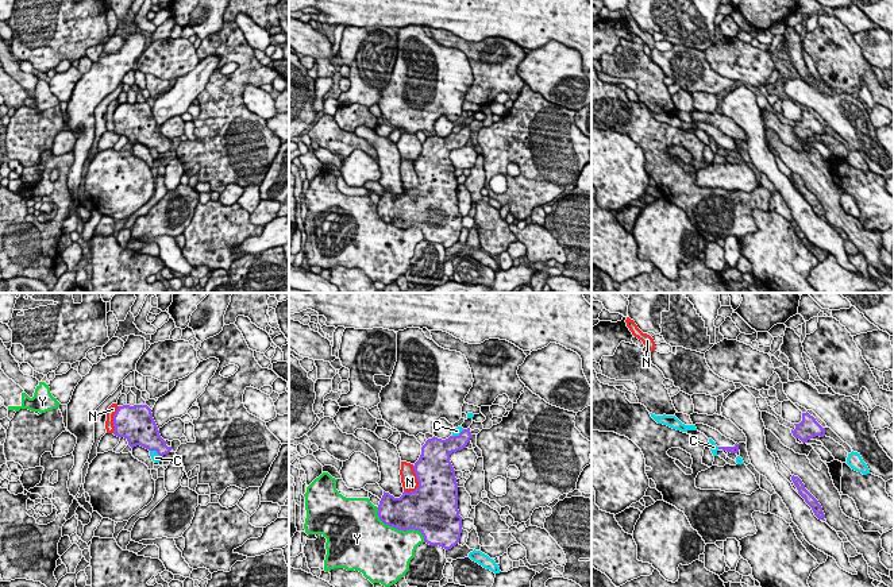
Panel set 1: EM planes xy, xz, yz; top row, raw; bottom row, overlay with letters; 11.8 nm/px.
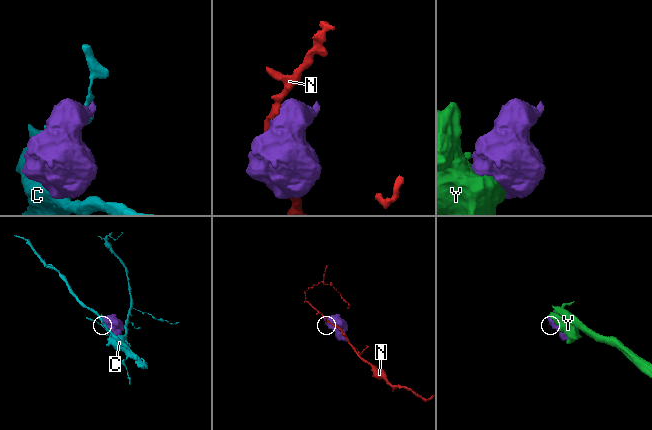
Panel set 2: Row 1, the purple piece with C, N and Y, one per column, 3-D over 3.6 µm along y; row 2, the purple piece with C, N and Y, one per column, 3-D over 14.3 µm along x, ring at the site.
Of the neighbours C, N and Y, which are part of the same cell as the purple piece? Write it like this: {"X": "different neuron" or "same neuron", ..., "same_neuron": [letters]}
{"C": "different neuron", "N": "different neuron", "Y": "different neuron", "same_neuron": []}

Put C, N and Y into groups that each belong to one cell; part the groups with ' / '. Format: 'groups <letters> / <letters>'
groups C / N / Y

